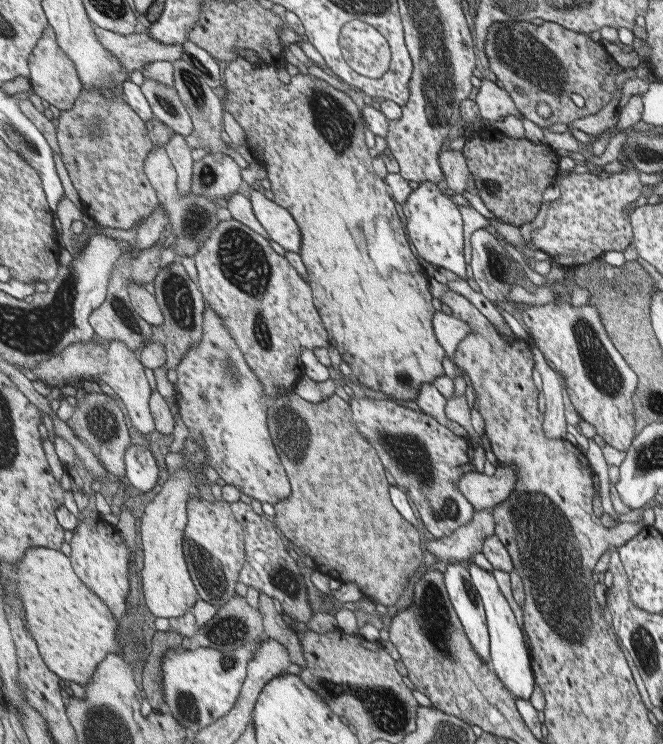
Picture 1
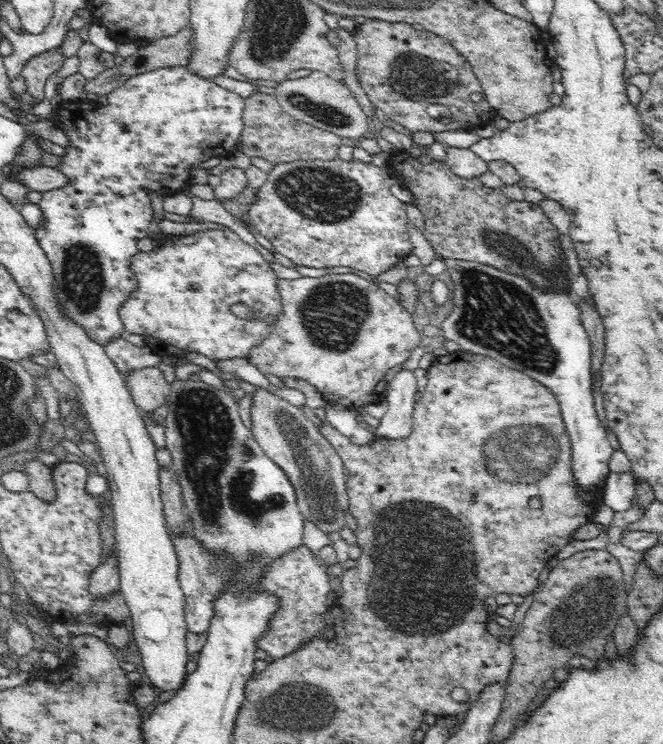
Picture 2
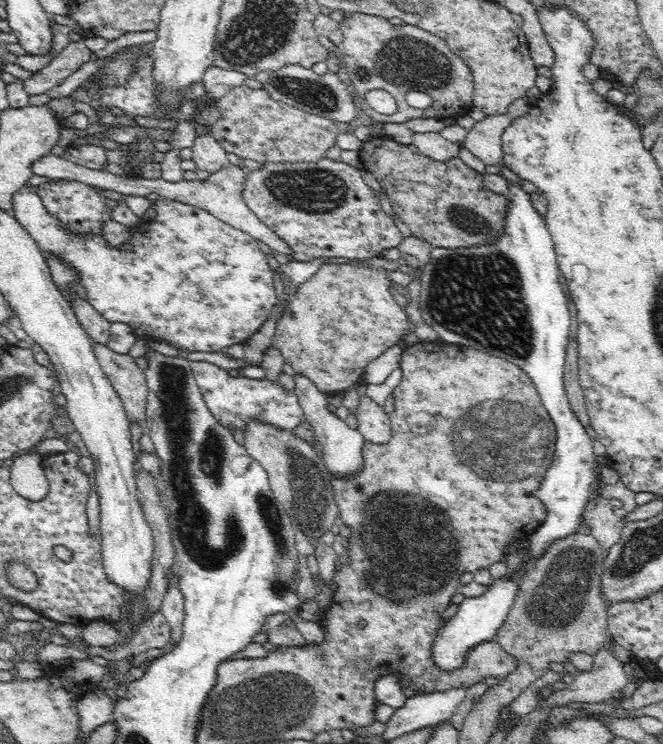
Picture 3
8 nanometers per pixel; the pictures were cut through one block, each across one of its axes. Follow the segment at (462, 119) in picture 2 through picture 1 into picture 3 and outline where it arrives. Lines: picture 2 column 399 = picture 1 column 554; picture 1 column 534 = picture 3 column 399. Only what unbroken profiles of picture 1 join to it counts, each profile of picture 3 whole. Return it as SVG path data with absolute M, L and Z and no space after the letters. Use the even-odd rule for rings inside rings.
M362 13L346 14L345 20L340 23L343 33L343 42L338 52L341 55L343 66L348 78L352 80L353 95L360 104L366 93L371 90L386 90L396 99L398 112L394 115L386 115L374 111L372 107L363 105L364 111L377 123L402 124L412 119L454 119L467 115L473 106L473 76L470 67L445 43L445 40L429 33L423 28L403 24L394 25L384 17L366 15ZM412 91L427 92L433 97L433 106L429 109L416 109L408 105L406 94Z

